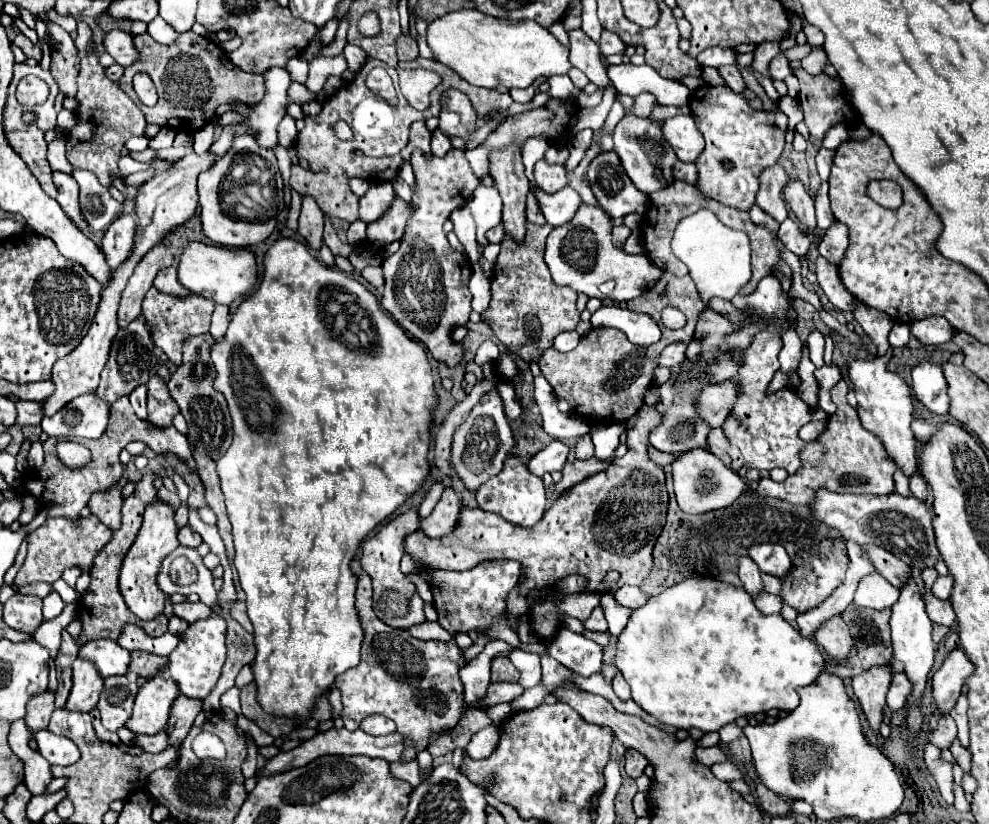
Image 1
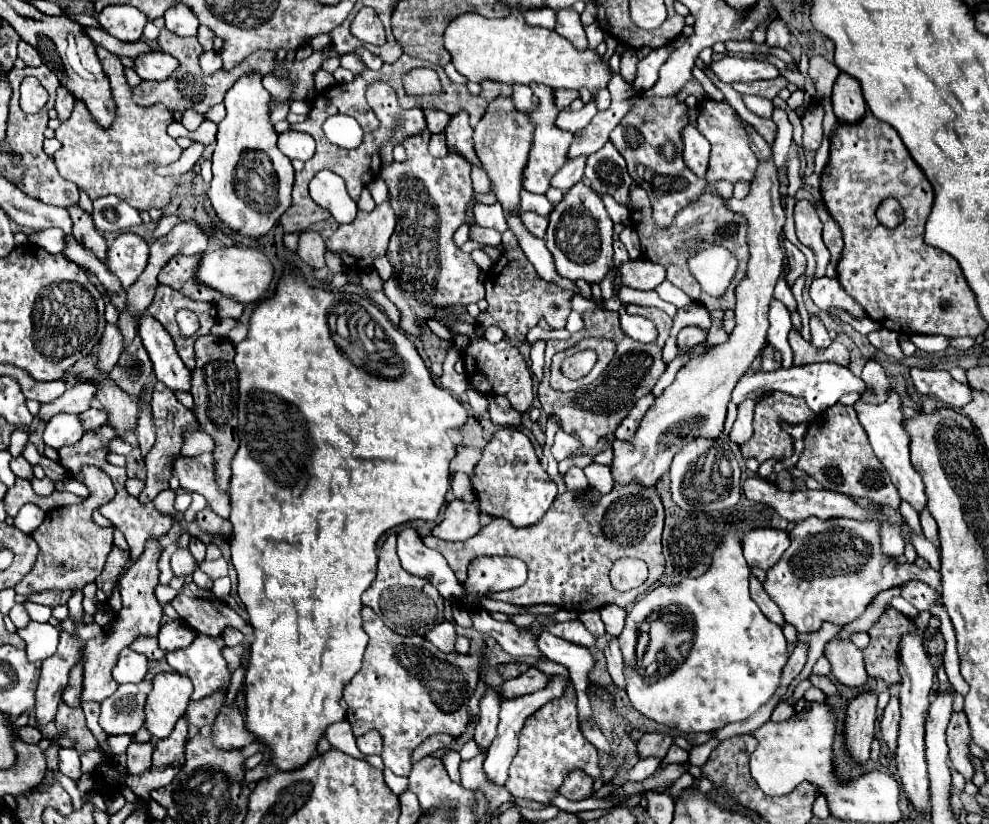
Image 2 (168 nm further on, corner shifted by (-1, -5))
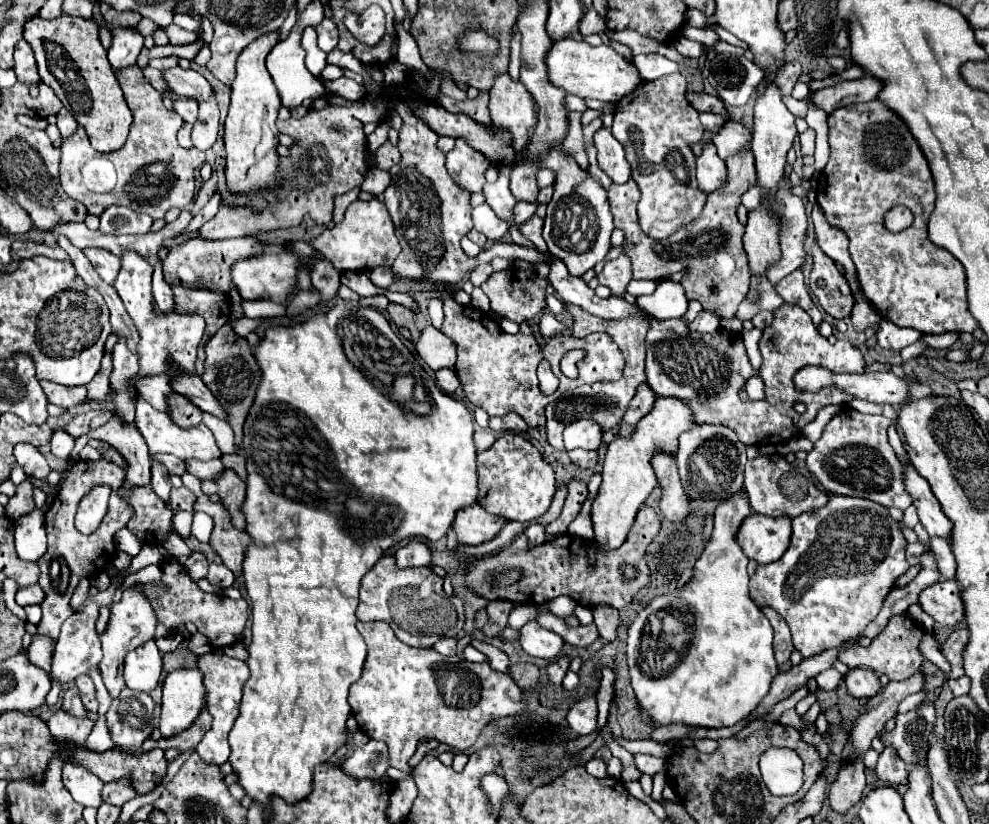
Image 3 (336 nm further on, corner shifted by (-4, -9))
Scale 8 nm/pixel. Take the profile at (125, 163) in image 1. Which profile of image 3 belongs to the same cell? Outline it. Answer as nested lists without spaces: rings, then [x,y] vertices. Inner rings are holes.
[[[174,99],[172,109],[184,117],[186,123],[194,123],[198,119],[198,103],[190,99]]]

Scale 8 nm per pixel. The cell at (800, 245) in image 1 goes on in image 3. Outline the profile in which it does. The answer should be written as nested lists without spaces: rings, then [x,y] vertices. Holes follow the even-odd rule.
[[[800,269],[794,271],[794,273],[790,273],[784,281],[778,281],[778,283],[774,285],[774,289],[776,289],[776,293],[778,293],[786,303],[794,303],[794,305],[802,307],[802,309],[812,317],[812,321],[814,321],[816,325],[820,325],[822,313],[820,313],[818,307],[814,305],[810,293],[808,293],[808,289],[806,289],[804,275],[802,275]]]

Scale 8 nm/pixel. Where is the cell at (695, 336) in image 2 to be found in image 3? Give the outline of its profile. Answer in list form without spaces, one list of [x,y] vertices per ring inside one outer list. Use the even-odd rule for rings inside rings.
[[[702,309],[698,317],[690,323],[690,329],[700,331],[700,333],[714,333],[714,329],[718,327],[720,327],[720,317],[710,309]]]

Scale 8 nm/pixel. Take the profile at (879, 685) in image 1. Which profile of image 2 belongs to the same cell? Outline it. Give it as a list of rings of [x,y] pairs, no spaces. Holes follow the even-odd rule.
[[[863,691],[855,699],[849,701],[847,719],[845,719],[845,735],[851,757],[857,763],[869,759],[871,741],[875,737],[875,707],[877,707],[877,691]]]

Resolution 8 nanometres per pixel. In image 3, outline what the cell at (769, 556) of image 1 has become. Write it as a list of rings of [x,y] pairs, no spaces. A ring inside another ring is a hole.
[[[752,513],[738,527],[738,545],[742,547],[748,559],[754,559],[758,565],[766,565],[766,563],[778,561],[784,555],[784,551],[790,545],[790,535],[792,535],[790,517],[762,517],[758,513]]]

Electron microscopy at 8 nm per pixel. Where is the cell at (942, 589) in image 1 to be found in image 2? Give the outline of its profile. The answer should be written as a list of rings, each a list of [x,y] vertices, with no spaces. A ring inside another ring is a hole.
[[[807,519],[795,525],[789,533],[791,545],[783,553],[781,561],[767,571],[765,591],[777,603],[787,623],[799,633],[813,633],[821,623],[851,623],[861,617],[871,599],[891,587],[905,581],[919,579],[939,593],[941,573],[935,569],[919,569],[917,565],[897,565],[881,553],[879,525],[875,521],[855,519]]]

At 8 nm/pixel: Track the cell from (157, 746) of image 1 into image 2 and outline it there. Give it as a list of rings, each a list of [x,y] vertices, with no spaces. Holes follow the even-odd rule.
[[[151,741],[147,743],[131,743],[127,749],[127,773],[143,773],[151,765],[151,755],[153,755],[155,745]]]

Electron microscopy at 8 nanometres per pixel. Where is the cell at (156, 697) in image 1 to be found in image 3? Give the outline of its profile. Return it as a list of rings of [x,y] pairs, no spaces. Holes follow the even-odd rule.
[[[198,667],[176,669],[164,681],[160,731],[162,737],[172,737],[188,729],[200,711],[206,707],[204,677]]]

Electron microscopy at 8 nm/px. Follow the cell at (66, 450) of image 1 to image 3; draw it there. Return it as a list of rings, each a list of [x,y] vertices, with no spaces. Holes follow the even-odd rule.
[[[76,461],[72,465],[72,469],[68,471],[66,479],[62,481],[54,503],[50,505],[48,513],[46,513],[46,531],[48,531],[48,551],[38,559],[38,567],[40,567],[40,585],[46,593],[46,599],[42,601],[42,619],[38,623],[38,635],[50,637],[50,639],[58,639],[60,633],[60,625],[72,615],[70,609],[70,599],[72,593],[78,585],[78,581],[82,577],[92,577],[98,571],[102,571],[110,559],[110,549],[116,549],[114,545],[114,535],[116,531],[124,529],[130,521],[130,505],[126,505],[116,489],[124,483],[124,469],[118,467],[116,463],[110,461]],[[100,483],[108,483],[111,488],[111,494],[108,502],[108,515],[104,517],[98,529],[90,535],[82,535],[76,527],[74,527],[74,515],[76,515],[76,507],[78,501],[84,497],[84,493],[88,489],[92,489],[94,485]]]

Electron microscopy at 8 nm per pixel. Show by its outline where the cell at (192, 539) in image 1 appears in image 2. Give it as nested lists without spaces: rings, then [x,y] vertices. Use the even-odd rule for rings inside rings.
[[[191,537],[191,539],[189,539],[189,551],[191,551],[191,555],[201,563],[203,557],[205,557],[205,543],[203,543],[201,539],[197,539],[197,537]]]

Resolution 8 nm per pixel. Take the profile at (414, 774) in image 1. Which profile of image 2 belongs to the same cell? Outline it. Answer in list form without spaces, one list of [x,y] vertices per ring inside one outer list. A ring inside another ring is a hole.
[[[383,769],[385,773],[385,783],[389,785],[389,789],[395,793],[395,795],[401,795],[405,789],[407,789],[407,777],[397,777],[393,775],[389,769]]]

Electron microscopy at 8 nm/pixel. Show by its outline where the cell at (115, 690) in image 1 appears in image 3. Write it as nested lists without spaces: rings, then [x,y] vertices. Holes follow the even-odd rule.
[[[124,687],[106,713],[112,741],[122,749],[138,749],[154,731],[154,701],[144,691]]]

